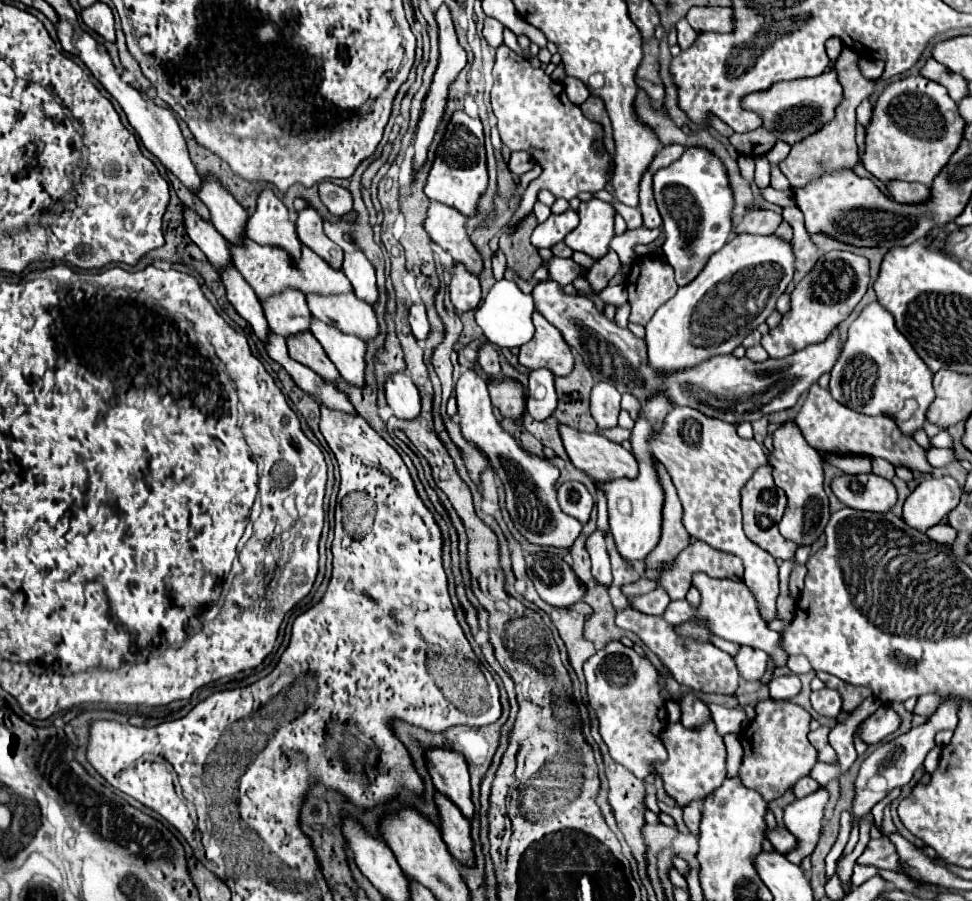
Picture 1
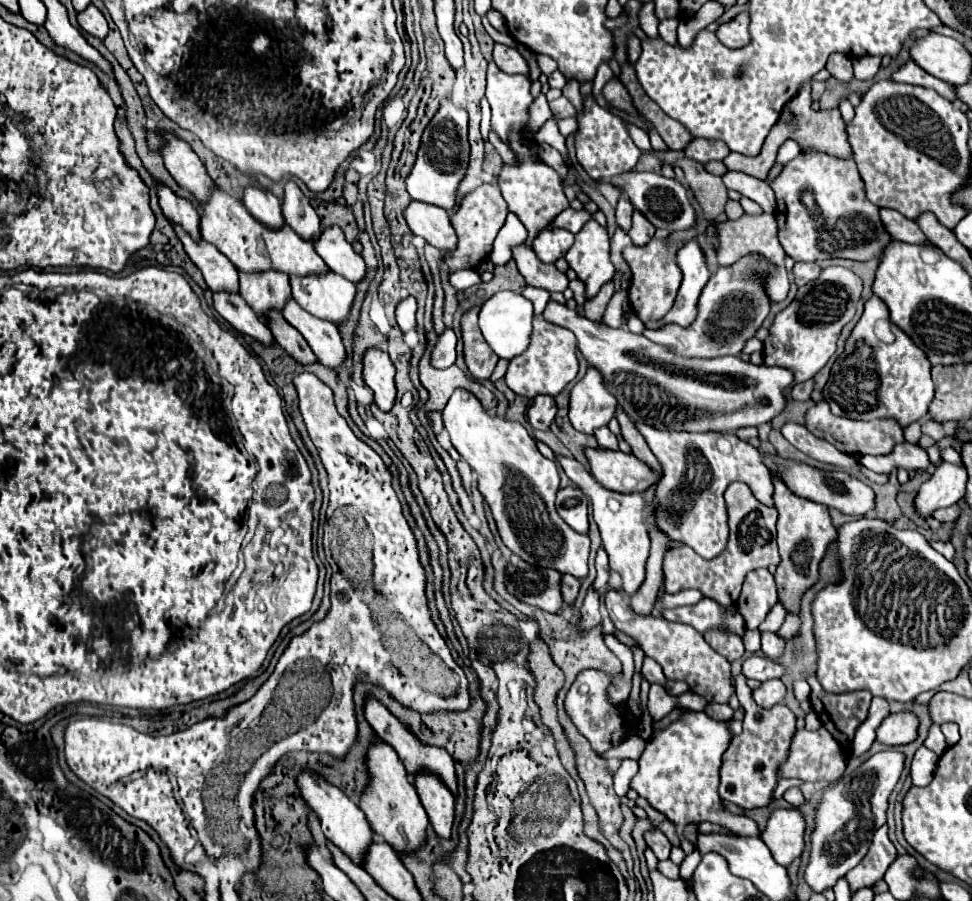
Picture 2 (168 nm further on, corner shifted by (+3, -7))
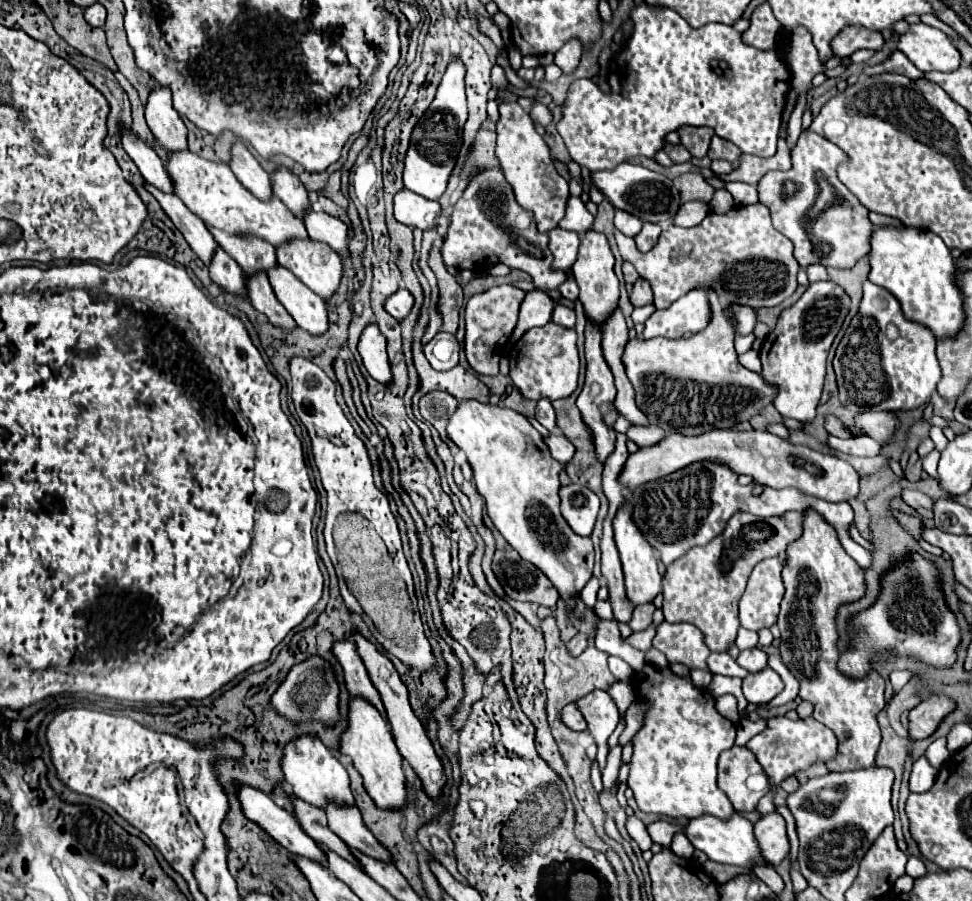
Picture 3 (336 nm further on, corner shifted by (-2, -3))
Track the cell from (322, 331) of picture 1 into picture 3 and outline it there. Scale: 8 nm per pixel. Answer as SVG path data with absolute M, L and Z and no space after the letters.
M277 266L277 272L269 276L269 282L299 328L313 336L321 336L329 330L325 300L305 288L305 284L301 284L301 280L297 280L287 268Z

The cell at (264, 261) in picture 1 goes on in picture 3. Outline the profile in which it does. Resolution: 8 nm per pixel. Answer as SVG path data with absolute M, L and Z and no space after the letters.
M177 152L169 154L167 160L167 172L173 178L175 194L183 200L183 204L195 212L205 224L235 234L235 236L247 236L247 238L261 238L269 244L283 246L293 240L309 240L309 234L305 230L305 224L301 218L293 216L289 208L279 200L273 198L269 204L263 200L257 200L231 172L227 164L205 160L193 152Z

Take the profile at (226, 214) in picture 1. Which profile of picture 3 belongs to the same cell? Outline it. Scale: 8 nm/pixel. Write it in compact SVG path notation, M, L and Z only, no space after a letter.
M157 86L147 100L145 106L147 124L155 136L155 140L167 152L183 152L187 150L187 128L171 104L171 92L167 88Z

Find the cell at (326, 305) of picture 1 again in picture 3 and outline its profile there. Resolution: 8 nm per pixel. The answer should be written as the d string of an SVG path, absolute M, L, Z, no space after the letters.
M295 240L293 244L285 244L285 248L277 248L277 260L323 300L337 294L343 278L343 262L327 244Z

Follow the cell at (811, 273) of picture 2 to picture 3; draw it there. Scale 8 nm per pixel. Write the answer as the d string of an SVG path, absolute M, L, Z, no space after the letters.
M811 264L811 266L807 266L807 276L809 276L809 282L827 280L827 270L821 264Z

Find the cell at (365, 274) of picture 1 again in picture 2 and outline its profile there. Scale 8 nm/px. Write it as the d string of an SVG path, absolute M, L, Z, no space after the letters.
M338 226L324 228L318 238L312 238L312 244L328 268L342 274L350 282L356 284L366 276L362 256L354 252L352 244L344 238L344 232Z

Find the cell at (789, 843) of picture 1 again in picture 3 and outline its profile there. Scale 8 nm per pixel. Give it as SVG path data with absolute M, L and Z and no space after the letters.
M647 664L639 674L633 674L633 686L639 698L649 702L649 712L641 730L633 736L633 756L629 772L629 788L635 794L635 800L643 812L653 812L671 818L697 818L697 816L717 816L729 820L735 810L727 794L717 786L717 758L723 750L735 744L737 726L721 716L715 708L711 694L693 686L689 678L675 676L669 668L657 668Z

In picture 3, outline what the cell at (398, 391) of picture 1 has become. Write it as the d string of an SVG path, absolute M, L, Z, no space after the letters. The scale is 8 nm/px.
M371 324L363 330L361 340L359 340L359 354L363 358L363 364L369 372L369 376L381 384L393 384L391 364L389 364L385 346L387 346L387 340L375 324Z

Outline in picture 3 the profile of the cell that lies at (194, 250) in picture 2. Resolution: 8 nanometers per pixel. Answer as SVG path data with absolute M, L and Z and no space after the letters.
M145 184L145 188L151 190L151 194L157 198L157 202L165 210L165 214L175 224L175 228L185 236L187 244L201 258L201 262L205 266L211 266L211 260L213 260L219 244L213 238L213 234L209 232L209 228L205 226L205 222L201 222L193 212L189 212L189 208L177 196L163 194L157 188L153 188L151 184Z

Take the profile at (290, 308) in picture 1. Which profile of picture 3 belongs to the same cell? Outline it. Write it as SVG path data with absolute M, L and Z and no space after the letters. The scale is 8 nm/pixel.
M209 228L209 230L217 236L219 246L243 268L245 276L251 278L259 272L269 272L279 266L275 248L271 244L265 244L263 240L229 236L227 232L215 232L215 228Z

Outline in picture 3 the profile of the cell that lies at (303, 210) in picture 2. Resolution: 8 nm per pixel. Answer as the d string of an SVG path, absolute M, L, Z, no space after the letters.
M279 168L271 180L273 180L273 192L275 192L275 196L295 216L303 218L303 214L311 208L311 202L309 202L309 192L301 184L301 180L293 172L289 172L287 168Z

